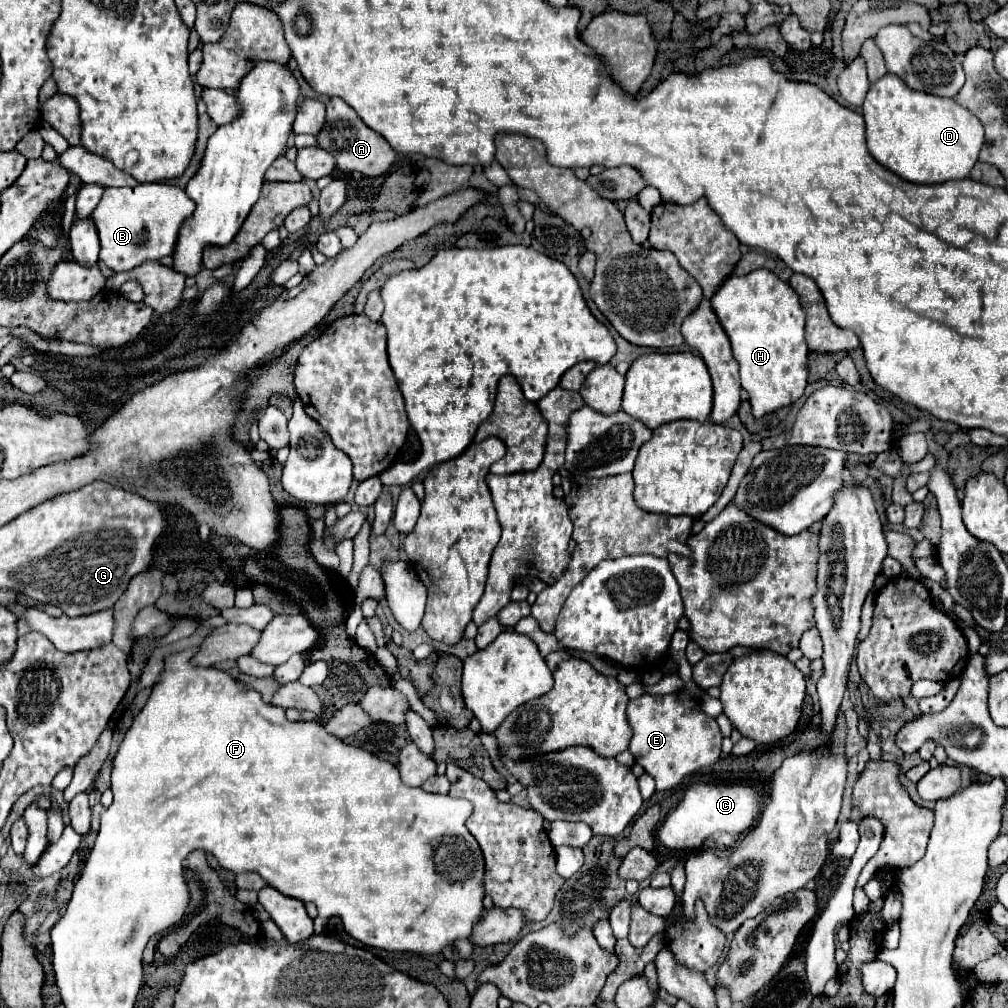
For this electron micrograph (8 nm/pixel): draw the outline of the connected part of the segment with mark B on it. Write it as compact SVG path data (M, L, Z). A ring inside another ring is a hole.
M137 183L135 187L107 187L91 219L95 223L101 255L99 259L111 271L131 271L145 261L157 261L171 255L177 243L179 229L195 211L195 201L171 183Z

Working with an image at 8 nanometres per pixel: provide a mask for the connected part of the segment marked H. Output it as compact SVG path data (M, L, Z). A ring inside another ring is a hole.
M755 269L743 277L731 275L711 297L711 309L719 317L719 323L731 341L733 357L739 363L741 387L749 393L753 415L759 419L767 413L773 413L781 407L795 403L803 395L809 375L809 361L807 361L809 349L805 343L805 313L797 293L785 281L781 281L773 271Z

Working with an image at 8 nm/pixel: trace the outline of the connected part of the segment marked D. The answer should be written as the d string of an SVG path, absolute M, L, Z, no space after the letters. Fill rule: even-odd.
M891 73L871 85L863 103L863 117L867 123L867 149L873 159L911 183L933 185L951 179L967 179L969 171L977 163L983 145L983 125L969 109L959 107L957 101L947 101L929 93L911 91L907 89L907 85L903 85L899 77Z

